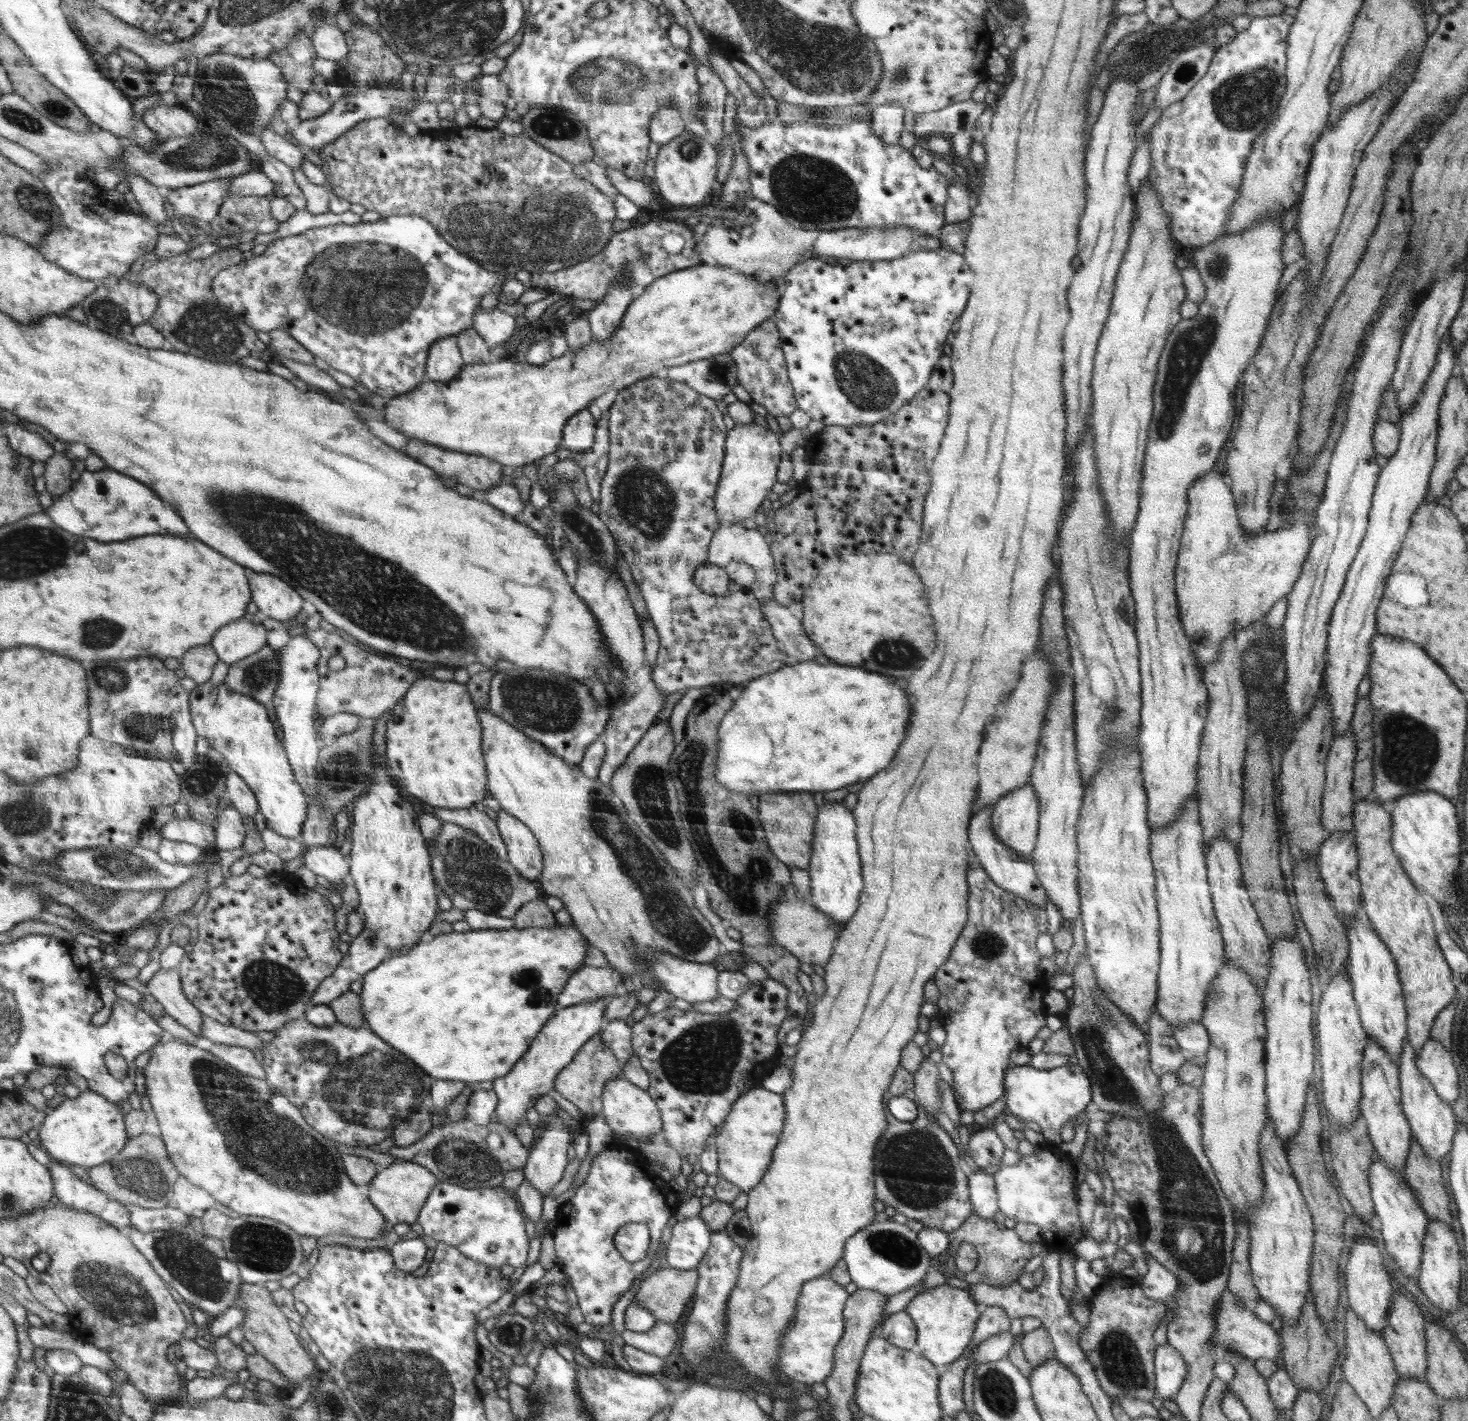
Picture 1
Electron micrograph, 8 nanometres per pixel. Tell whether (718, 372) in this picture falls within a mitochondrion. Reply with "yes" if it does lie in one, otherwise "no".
yes

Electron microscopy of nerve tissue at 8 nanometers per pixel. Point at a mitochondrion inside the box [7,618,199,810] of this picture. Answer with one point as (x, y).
(158, 733)

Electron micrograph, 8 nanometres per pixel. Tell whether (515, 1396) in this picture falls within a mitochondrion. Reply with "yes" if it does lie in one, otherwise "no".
no

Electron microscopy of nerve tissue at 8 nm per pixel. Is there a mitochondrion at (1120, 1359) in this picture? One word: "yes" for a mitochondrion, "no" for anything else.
yes

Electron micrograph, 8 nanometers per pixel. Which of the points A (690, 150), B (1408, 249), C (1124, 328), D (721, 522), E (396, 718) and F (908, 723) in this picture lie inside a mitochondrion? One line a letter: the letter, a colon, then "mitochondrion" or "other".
A: mitochondrion
B: other
C: other
D: other
E: other
F: other

